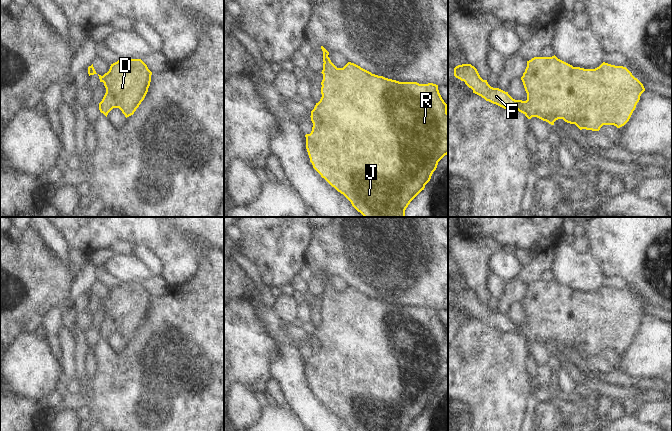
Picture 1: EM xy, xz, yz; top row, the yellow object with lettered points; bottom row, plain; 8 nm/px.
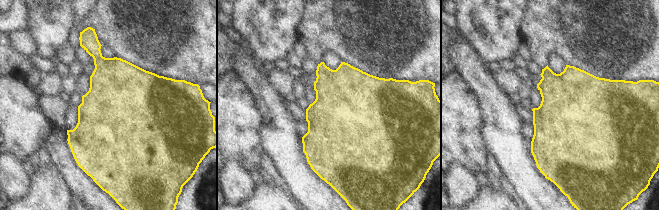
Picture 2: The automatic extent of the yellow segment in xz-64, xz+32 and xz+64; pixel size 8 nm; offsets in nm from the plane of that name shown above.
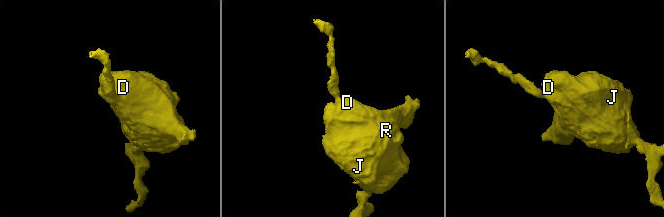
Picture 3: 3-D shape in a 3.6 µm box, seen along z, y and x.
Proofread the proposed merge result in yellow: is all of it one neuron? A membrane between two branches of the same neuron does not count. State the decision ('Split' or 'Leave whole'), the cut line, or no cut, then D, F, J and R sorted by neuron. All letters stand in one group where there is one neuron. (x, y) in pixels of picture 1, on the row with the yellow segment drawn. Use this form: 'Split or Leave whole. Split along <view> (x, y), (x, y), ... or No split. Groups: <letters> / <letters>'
Leave whole. No split. Groups: D F J R

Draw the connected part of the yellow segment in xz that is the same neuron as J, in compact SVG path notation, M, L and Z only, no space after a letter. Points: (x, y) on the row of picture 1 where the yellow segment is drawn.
M321 46L323 51L323 80L321 82L321 94L322 97L318 103L316 103L314 109L311 111L311 121L313 123L312 131L310 134L306 134L306 149L310 158L310 162L313 165L313 168L324 178L332 187L334 187L338 192L343 194L352 204L352 206L360 212L364 217L405 217L405 210L410 204L410 202L425 188L425 185L430 181L433 172L436 170L438 162L448 154L448 112L447 112L447 104L442 99L438 85L433 83L428 84L419 84L417 82L399 82L396 80L388 79L383 76L378 76L372 74L371 72L361 68L360 66L348 62L343 68L337 68L328 57L329 52Z

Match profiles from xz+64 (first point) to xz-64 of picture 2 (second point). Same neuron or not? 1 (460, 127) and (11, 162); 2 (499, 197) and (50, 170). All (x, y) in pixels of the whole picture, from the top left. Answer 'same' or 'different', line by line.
1: different
2: same

